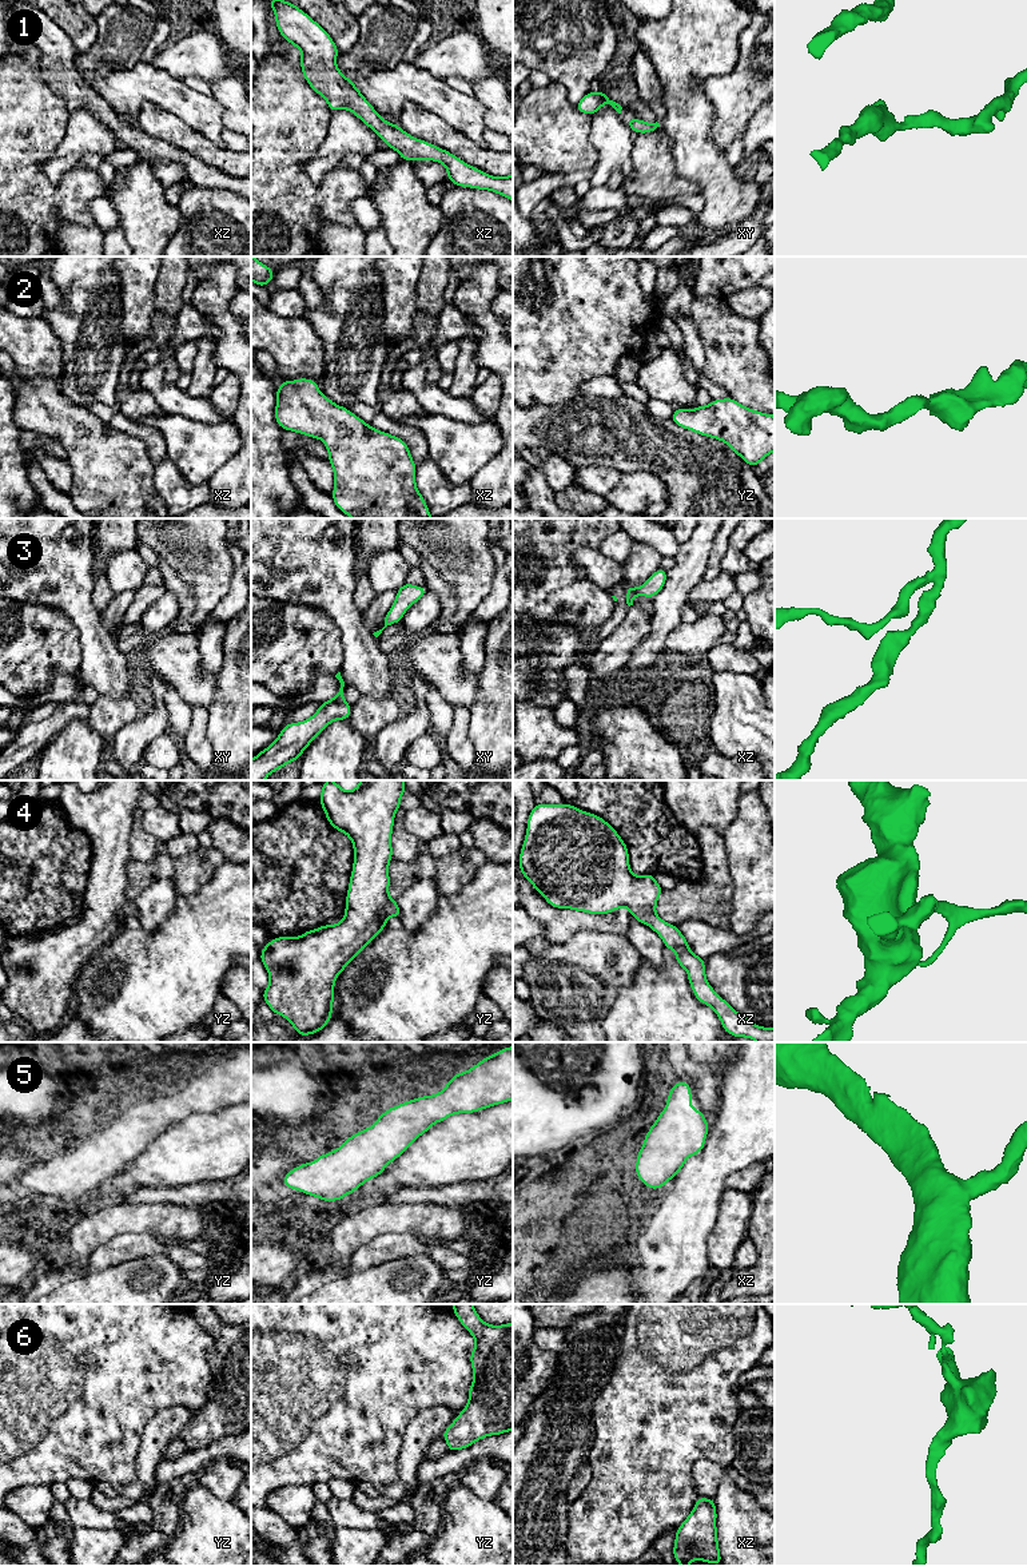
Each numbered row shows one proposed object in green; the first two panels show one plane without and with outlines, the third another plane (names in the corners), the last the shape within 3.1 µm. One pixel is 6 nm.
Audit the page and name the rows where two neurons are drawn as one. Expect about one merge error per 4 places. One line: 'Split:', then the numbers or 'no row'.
Split: no row

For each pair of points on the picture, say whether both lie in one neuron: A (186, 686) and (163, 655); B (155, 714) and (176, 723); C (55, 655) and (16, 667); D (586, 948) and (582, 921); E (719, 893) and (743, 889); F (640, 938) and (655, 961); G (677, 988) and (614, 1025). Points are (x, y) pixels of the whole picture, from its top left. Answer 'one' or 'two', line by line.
A: one
B: two
C: one
D: two
E: two
F: one
G: one

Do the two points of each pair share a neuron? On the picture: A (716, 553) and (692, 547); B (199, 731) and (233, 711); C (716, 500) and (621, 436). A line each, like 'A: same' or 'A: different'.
A: different
B: different
C: same

